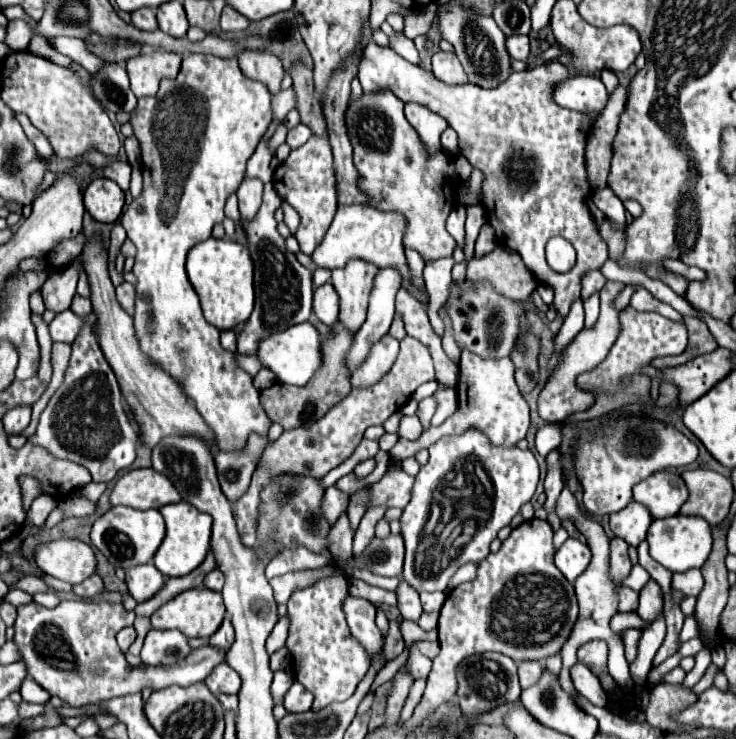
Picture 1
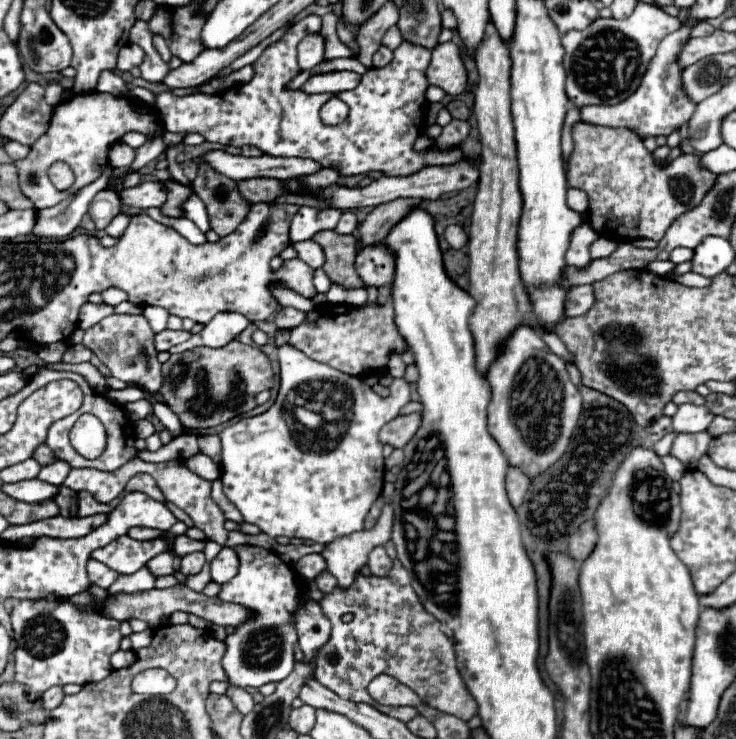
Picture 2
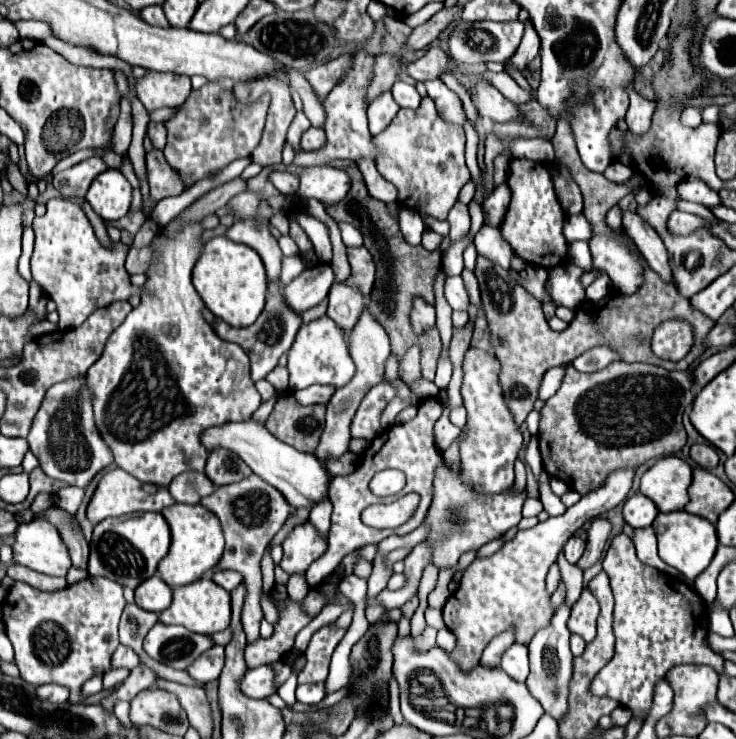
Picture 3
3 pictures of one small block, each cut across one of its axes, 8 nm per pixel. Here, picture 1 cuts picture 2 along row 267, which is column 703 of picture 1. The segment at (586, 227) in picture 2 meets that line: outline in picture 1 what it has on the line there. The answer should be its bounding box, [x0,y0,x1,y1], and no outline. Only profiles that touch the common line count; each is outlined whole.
[672,568,704,596]

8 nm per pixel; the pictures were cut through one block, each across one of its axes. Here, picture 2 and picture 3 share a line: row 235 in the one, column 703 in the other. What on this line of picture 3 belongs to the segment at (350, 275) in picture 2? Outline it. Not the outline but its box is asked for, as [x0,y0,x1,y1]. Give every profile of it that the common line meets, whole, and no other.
[476,254,712,426]

